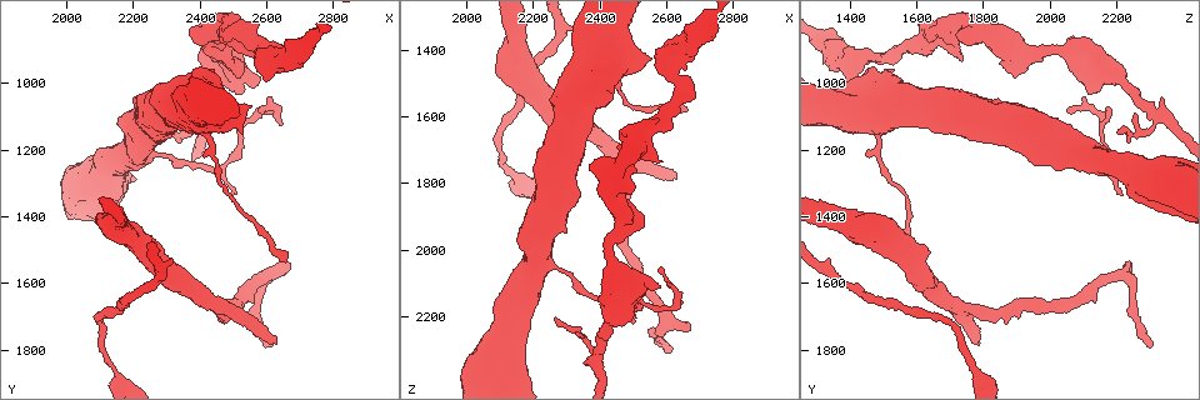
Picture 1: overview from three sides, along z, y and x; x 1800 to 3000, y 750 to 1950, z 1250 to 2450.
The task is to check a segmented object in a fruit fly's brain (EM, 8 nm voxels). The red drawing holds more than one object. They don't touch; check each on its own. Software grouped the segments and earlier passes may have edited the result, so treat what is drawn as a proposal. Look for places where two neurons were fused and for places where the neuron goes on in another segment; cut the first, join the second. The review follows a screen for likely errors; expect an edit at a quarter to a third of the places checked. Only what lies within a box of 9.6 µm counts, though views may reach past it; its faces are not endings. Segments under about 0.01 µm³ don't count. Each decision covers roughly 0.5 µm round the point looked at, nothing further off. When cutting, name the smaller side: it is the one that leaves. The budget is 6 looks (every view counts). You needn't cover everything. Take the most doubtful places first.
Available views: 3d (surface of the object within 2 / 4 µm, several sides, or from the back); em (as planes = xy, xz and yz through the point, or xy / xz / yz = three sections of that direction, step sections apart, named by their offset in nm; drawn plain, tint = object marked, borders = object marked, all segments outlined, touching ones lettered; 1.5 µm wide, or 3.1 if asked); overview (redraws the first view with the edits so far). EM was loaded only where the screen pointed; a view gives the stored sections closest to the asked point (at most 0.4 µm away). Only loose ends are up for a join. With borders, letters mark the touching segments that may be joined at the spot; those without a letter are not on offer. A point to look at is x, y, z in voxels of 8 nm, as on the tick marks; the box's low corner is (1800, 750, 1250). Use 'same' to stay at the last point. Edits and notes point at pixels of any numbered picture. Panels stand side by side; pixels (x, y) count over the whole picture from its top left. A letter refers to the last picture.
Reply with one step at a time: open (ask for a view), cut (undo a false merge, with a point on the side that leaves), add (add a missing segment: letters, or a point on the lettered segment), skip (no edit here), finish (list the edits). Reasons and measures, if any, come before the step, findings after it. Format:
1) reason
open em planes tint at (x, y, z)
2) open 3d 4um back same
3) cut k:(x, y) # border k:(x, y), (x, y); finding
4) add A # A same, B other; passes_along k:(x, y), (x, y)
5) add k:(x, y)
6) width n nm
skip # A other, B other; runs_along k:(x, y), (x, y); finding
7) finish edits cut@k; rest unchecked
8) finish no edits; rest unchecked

free end
open 3d 2um at (2670, 1540, 2230)

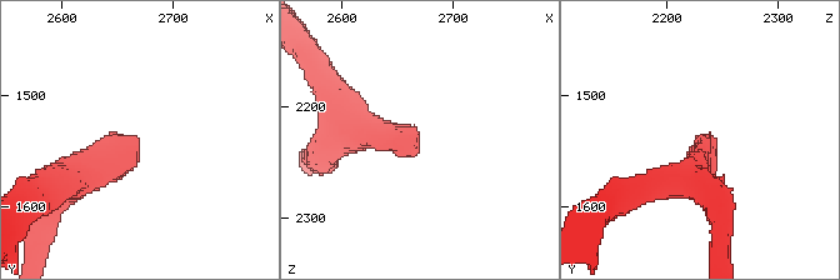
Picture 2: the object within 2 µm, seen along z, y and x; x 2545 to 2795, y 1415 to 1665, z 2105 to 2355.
now the EM
open em xz step 4 borders at (2668, 1540, 2226)

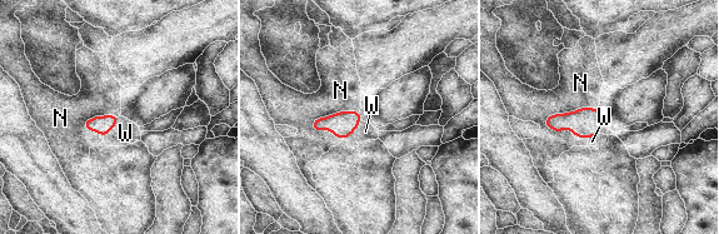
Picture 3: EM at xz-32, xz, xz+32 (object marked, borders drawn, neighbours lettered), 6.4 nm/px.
open em planes borders same

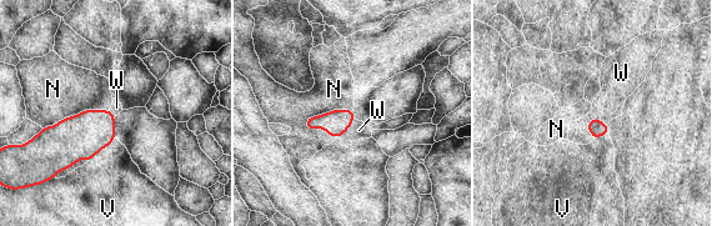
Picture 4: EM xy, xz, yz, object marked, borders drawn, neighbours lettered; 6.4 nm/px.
add 4:(359, 130) # N other, V other, W same; it goes on there

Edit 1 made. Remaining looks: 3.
redraw
open overview

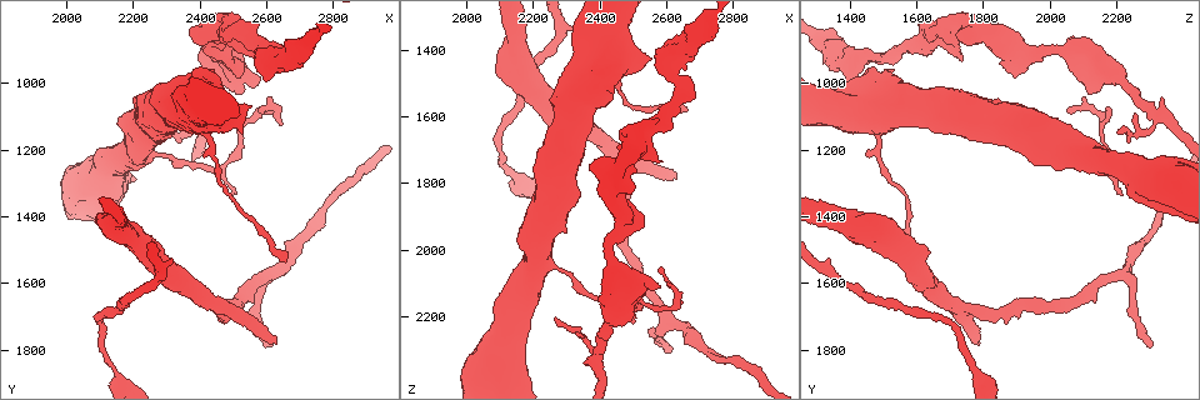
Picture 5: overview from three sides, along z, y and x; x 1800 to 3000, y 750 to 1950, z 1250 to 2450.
branch stops here
open 3d 2um at (2260, 1150, 2190)

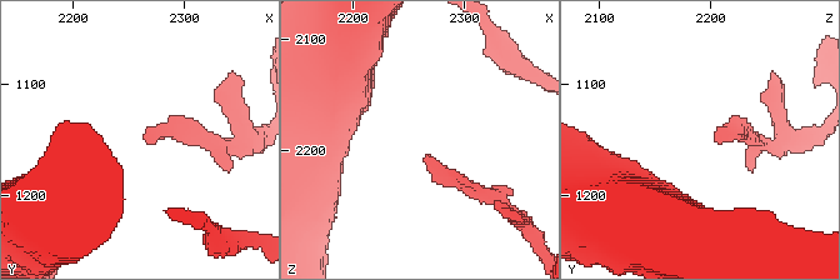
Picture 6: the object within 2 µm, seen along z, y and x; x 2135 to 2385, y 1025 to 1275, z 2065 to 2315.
need the tissue
open em planes borders at (2264, 1150, 2202)

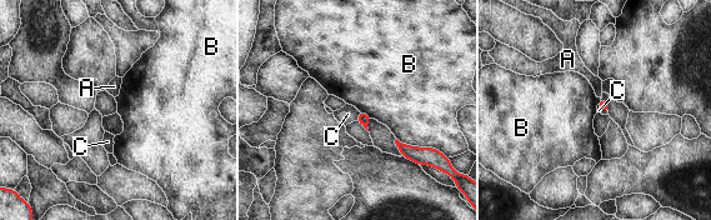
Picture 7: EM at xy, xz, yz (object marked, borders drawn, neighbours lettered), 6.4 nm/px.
skip # A other, B other, C other; border 7:(396, 138), (435, 150); none of them fits

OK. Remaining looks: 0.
finish edits add@4; rest unchecked

